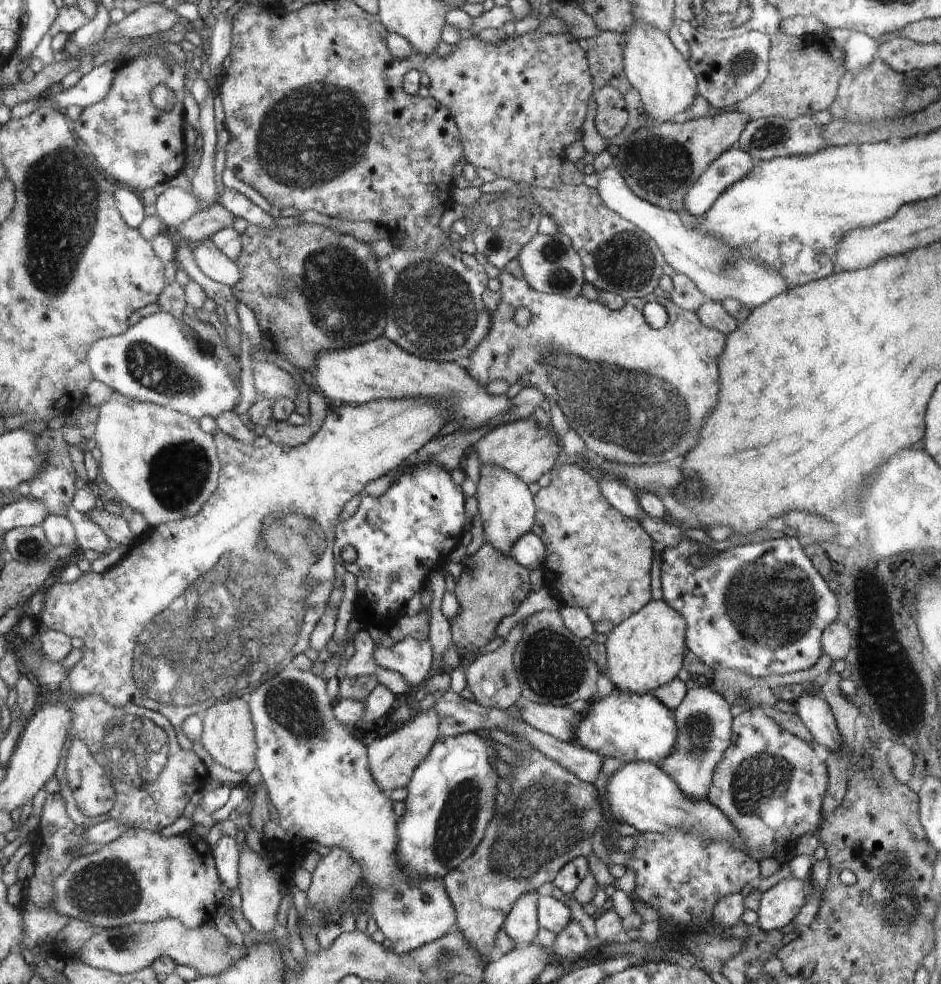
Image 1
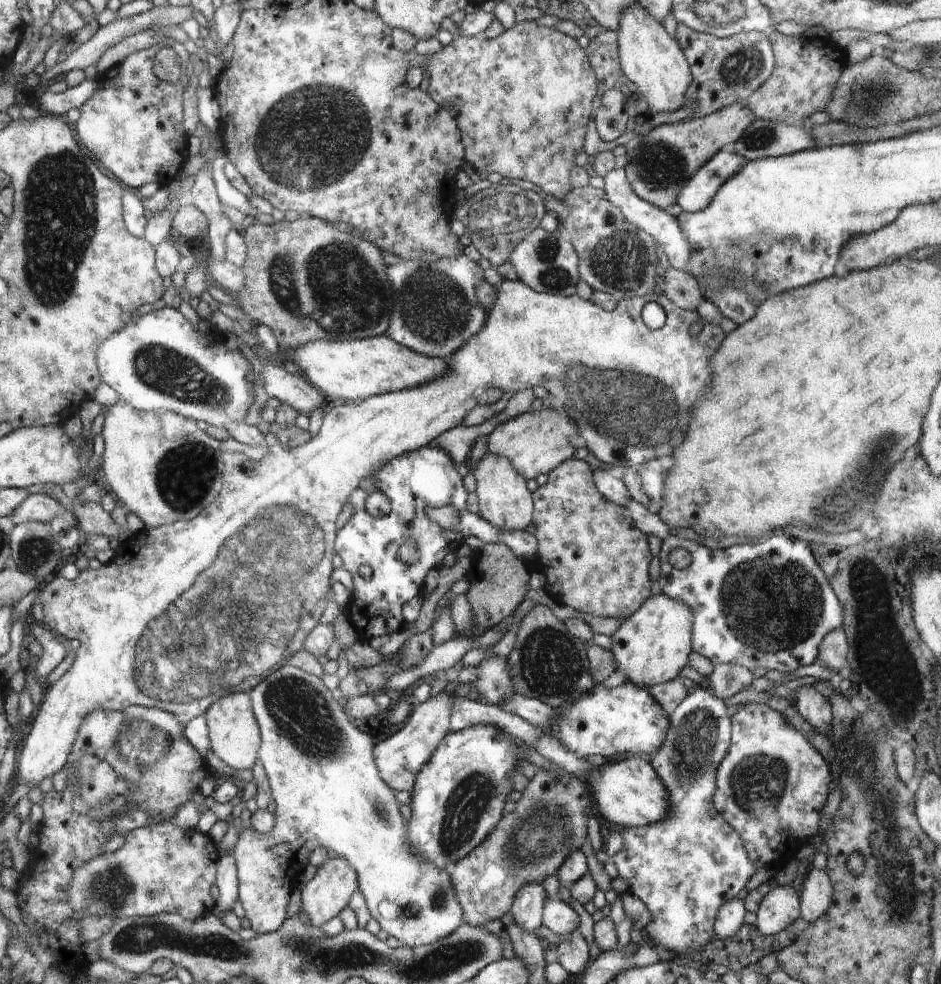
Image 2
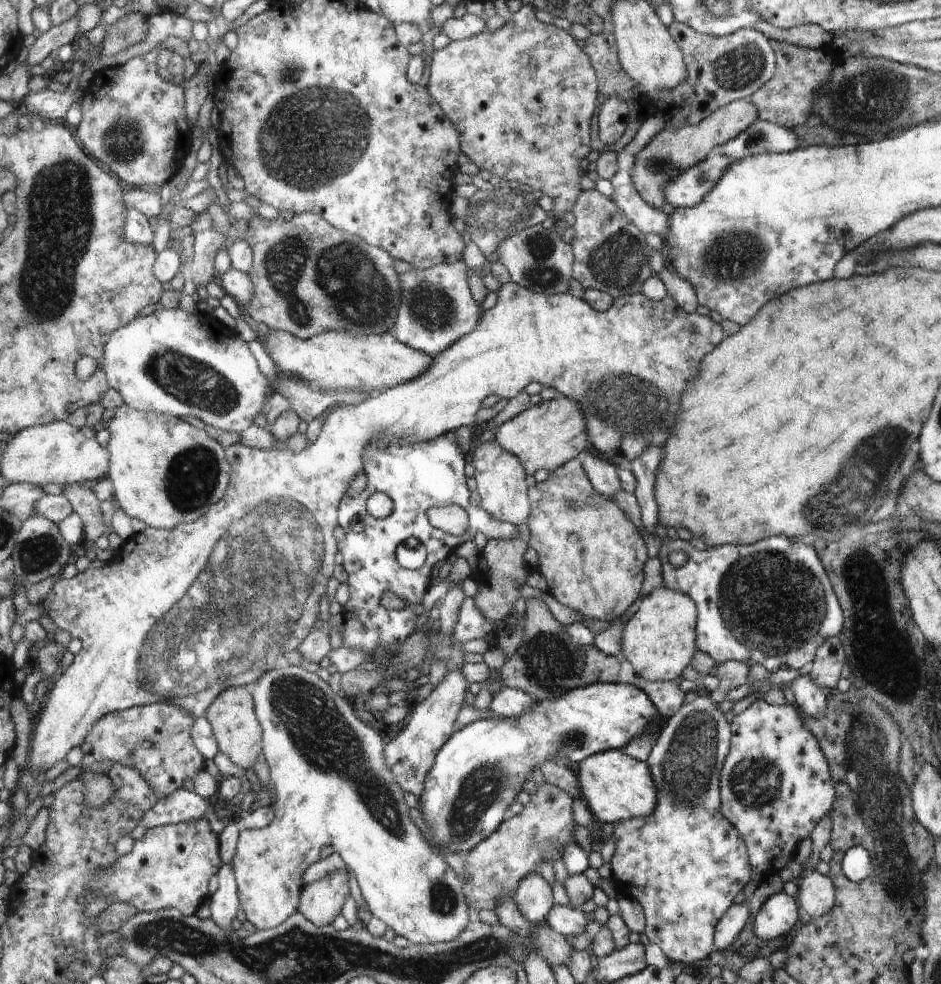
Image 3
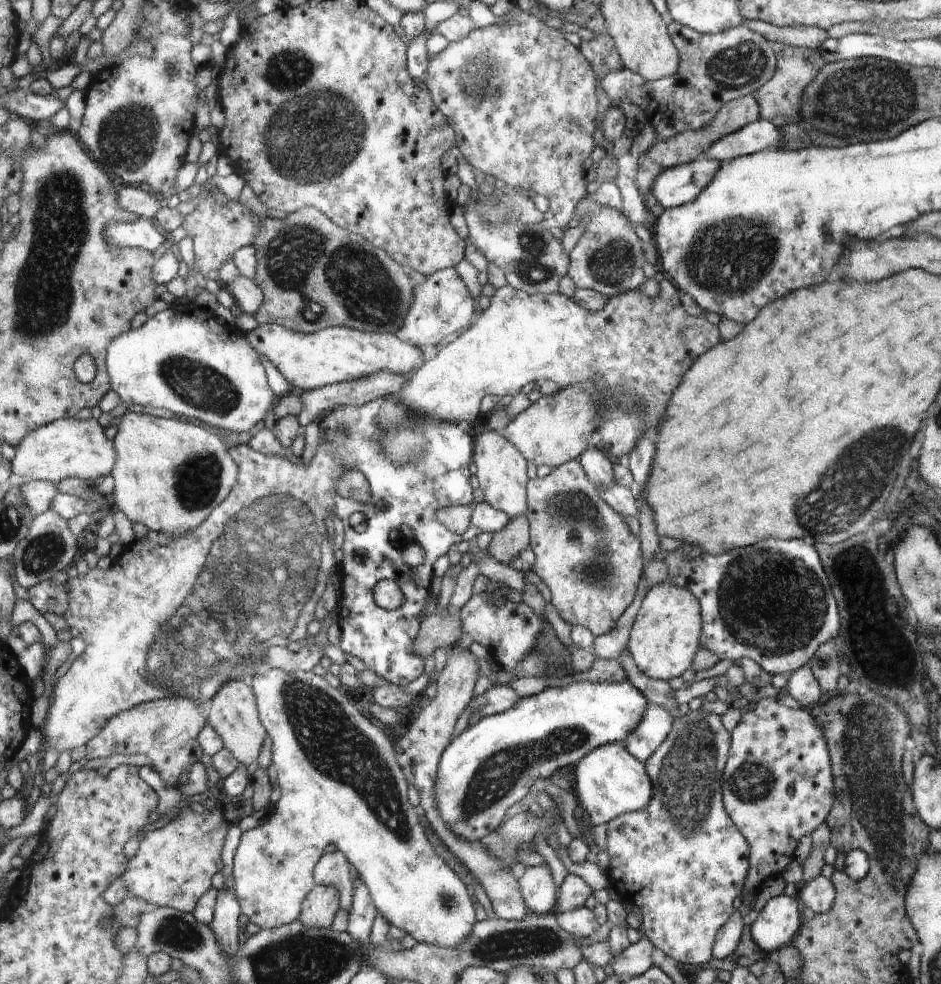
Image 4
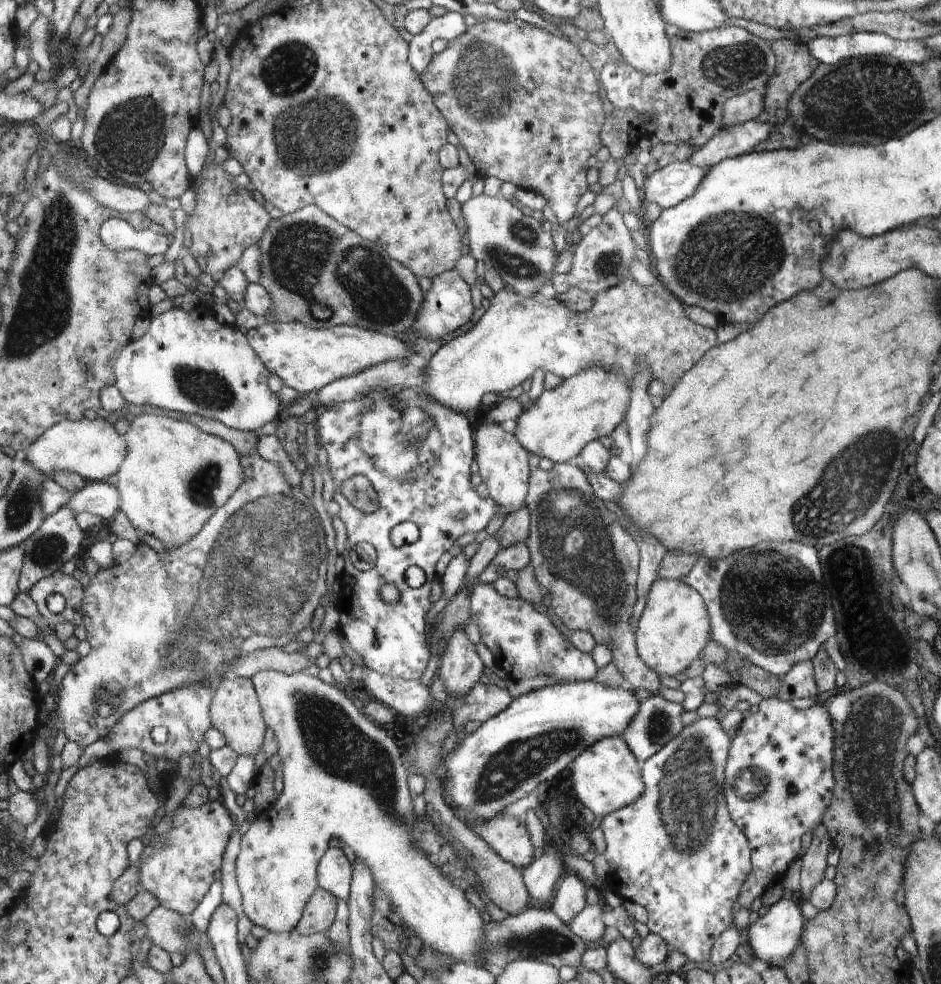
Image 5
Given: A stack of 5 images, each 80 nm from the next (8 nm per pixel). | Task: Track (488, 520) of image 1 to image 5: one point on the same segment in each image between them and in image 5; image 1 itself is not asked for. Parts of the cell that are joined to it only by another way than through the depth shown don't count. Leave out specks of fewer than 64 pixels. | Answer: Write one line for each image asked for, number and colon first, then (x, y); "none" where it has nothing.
2: (505, 502)
3: (501, 478)
4: (501, 470)
5: (503, 464)

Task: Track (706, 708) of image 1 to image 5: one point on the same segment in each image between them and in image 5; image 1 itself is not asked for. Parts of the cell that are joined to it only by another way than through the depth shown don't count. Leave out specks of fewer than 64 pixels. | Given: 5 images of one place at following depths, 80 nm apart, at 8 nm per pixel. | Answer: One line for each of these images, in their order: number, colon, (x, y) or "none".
2: (685, 869)
3: (684, 864)
4: (682, 861)
5: (676, 851)

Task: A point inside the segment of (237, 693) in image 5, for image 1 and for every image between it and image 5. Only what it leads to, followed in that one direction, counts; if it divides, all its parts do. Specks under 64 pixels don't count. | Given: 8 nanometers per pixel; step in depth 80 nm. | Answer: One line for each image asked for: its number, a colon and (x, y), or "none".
1: (227, 735)
2: (234, 733)
3: (233, 719)
4: (233, 714)

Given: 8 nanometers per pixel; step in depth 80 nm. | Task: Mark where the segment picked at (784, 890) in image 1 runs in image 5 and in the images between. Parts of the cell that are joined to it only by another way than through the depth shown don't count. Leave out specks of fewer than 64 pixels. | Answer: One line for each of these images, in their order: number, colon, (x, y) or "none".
2: (779, 908)
3: (779, 913)
4: (777, 923)
5: (773, 937)

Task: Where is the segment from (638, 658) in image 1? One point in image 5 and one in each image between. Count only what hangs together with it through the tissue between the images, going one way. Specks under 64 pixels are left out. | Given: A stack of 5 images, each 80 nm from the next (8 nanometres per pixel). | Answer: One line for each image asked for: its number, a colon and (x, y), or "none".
2: (651, 647)
3: (659, 640)
4: (667, 633)
5: (674, 626)

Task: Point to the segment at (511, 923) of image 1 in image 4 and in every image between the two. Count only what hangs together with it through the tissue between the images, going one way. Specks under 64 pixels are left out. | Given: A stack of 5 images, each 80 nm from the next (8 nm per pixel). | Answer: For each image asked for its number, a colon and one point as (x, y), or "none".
2: (527, 911)
3: (534, 898)
4: (537, 887)

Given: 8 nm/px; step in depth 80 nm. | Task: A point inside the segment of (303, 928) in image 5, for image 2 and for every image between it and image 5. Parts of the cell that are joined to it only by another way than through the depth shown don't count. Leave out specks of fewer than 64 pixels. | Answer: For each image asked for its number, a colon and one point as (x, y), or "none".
2: (330, 891)
3: (321, 903)
4: (319, 909)

